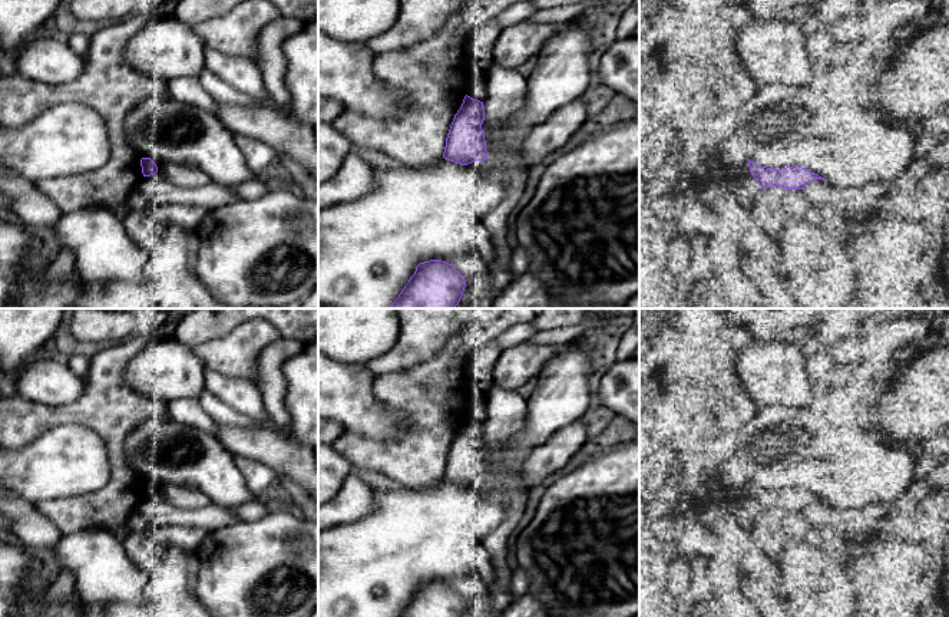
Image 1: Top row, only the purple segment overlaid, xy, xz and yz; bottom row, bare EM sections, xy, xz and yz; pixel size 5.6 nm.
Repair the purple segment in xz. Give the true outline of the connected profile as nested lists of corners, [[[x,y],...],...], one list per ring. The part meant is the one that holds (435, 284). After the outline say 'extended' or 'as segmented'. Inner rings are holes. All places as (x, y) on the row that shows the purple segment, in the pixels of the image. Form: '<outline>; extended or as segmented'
[[[424,261],[388,308],[456,308],[464,287],[464,275],[453,264]]]; as segmented

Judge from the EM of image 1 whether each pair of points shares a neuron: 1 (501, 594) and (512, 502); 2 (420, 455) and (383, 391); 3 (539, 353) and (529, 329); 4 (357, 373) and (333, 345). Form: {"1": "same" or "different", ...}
{"1": "same", "2": "same", "3": "different", "4": "different"}

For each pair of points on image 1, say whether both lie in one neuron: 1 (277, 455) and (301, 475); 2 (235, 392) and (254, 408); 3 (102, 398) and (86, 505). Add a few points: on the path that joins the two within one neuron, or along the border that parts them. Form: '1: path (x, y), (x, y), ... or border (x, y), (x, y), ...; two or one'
1: path (283, 457), (296, 469); one
2: path (240, 393), (250, 403); one
3: path (113, 426), (116, 455), (115, 485); one

